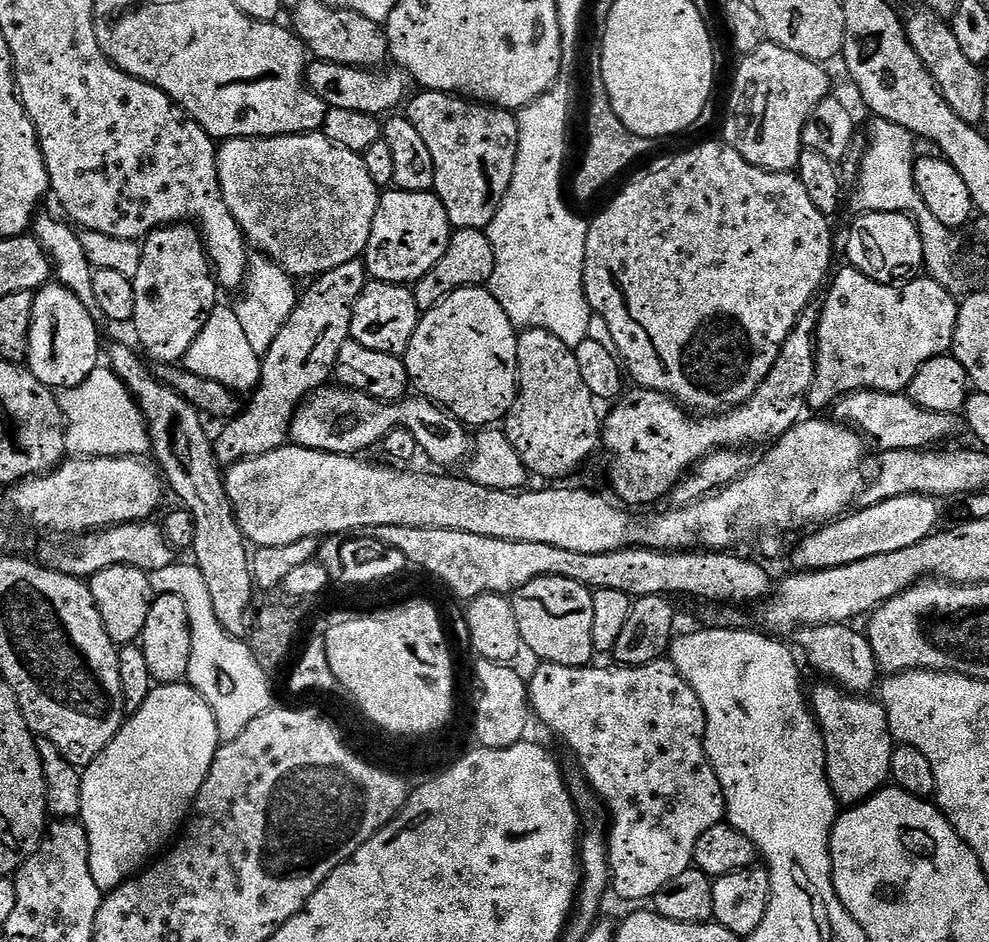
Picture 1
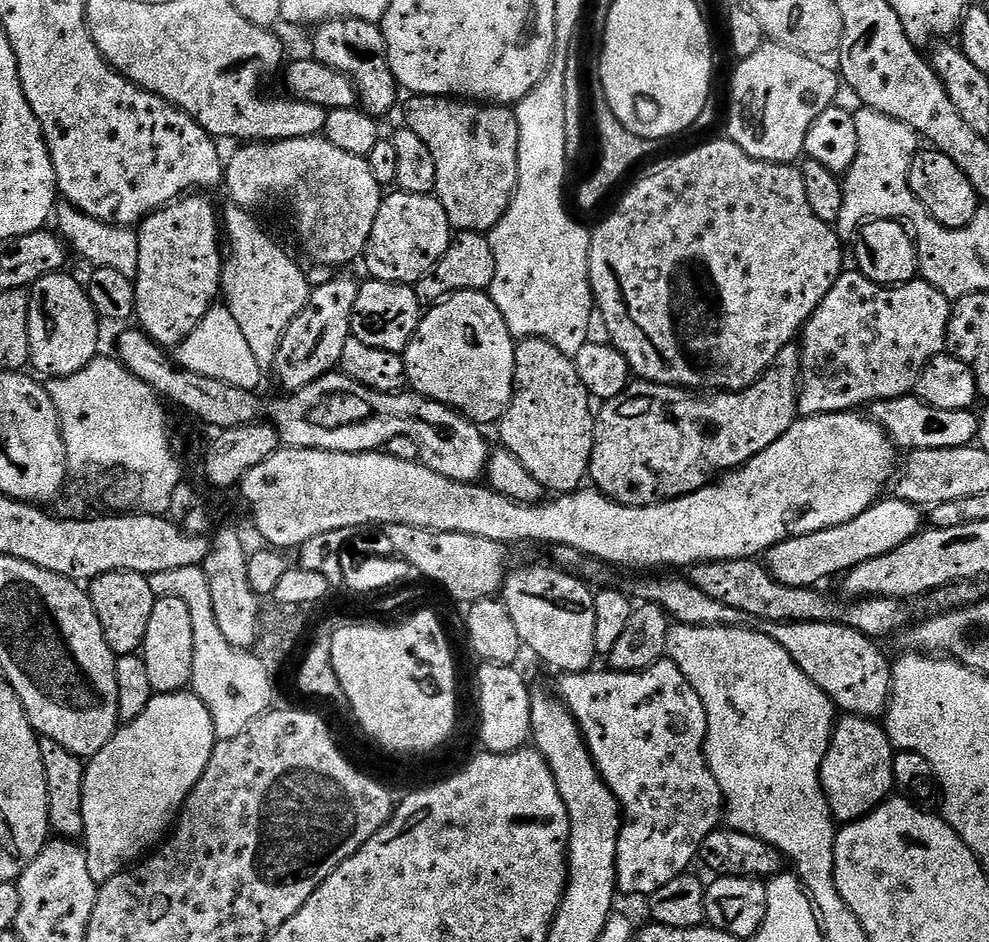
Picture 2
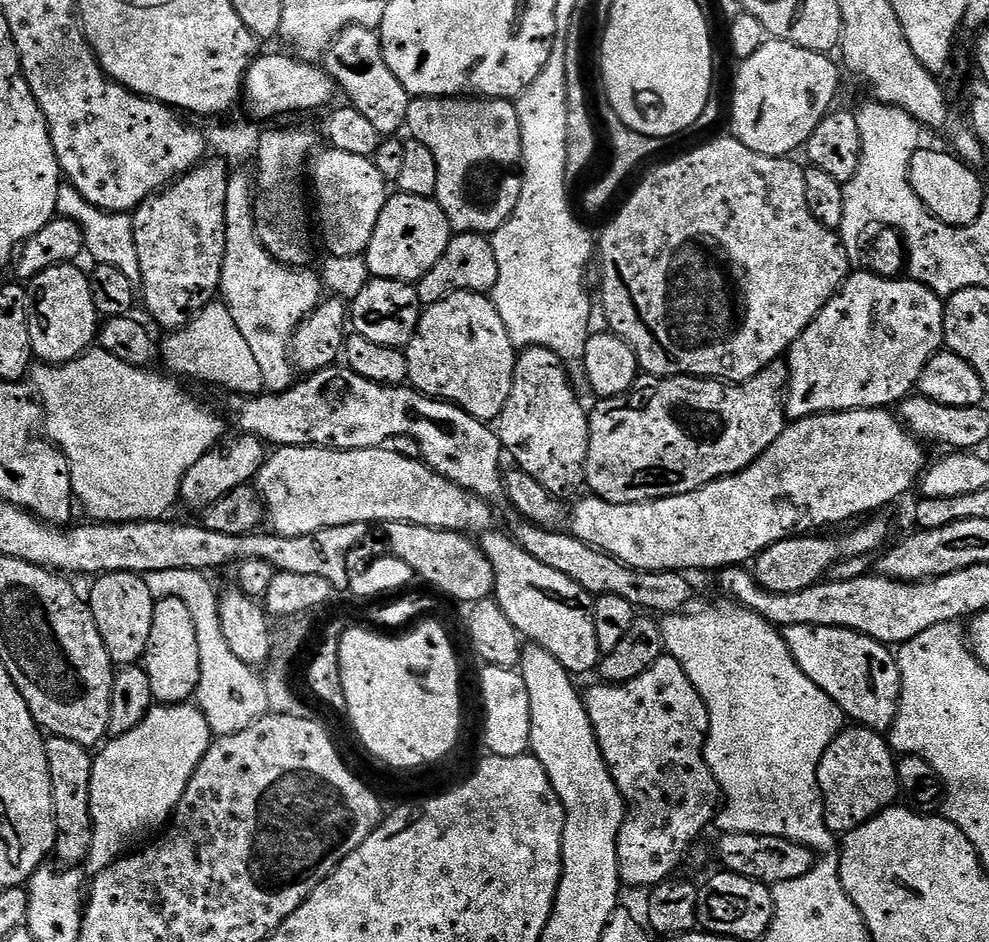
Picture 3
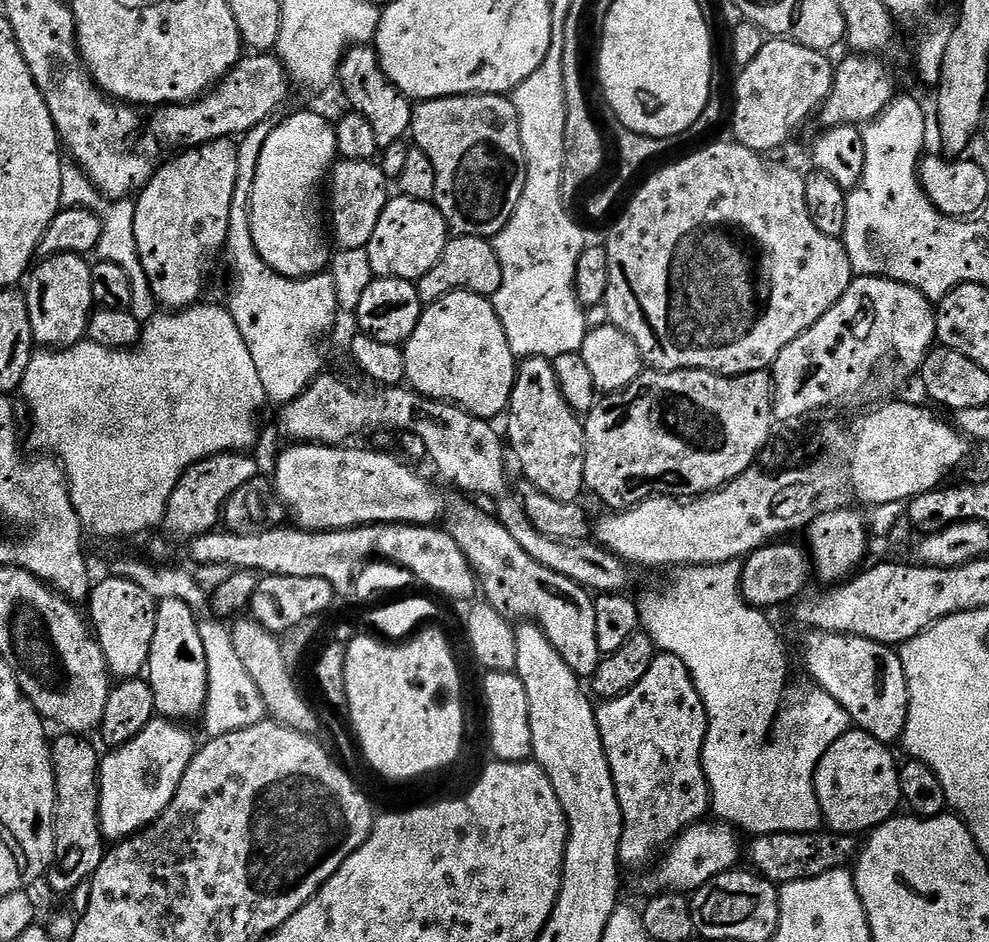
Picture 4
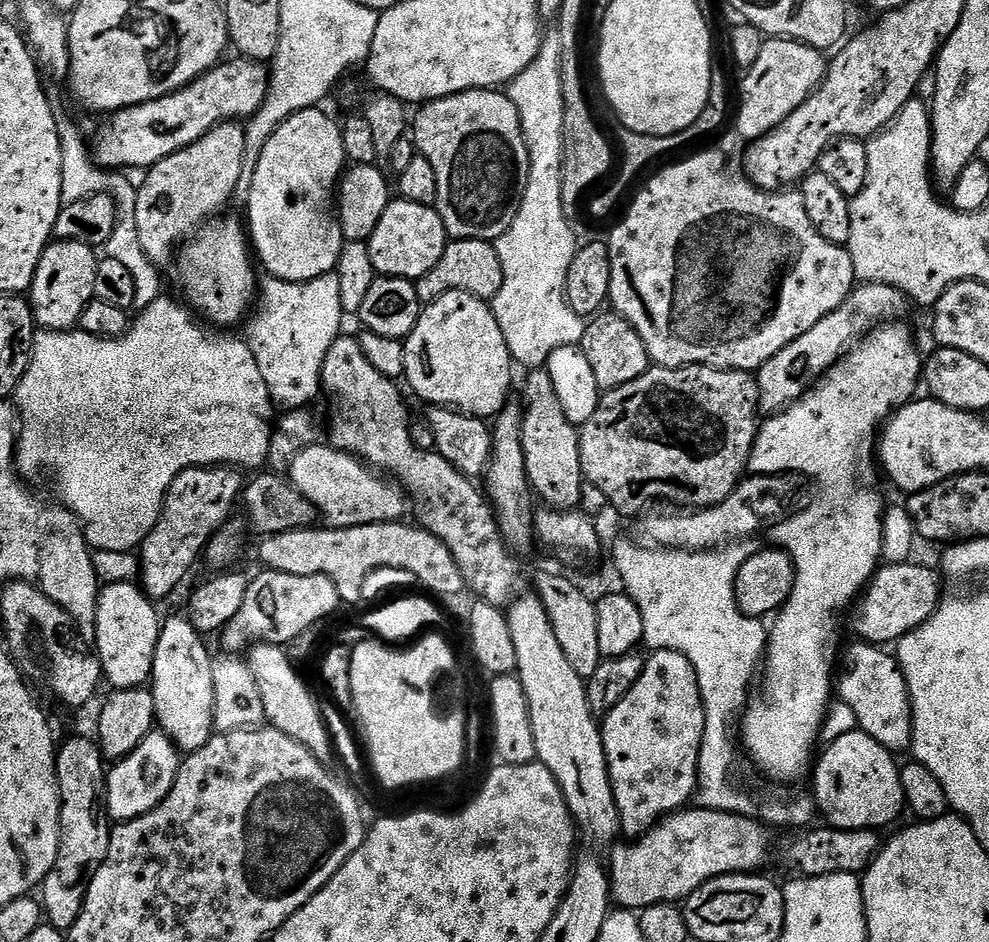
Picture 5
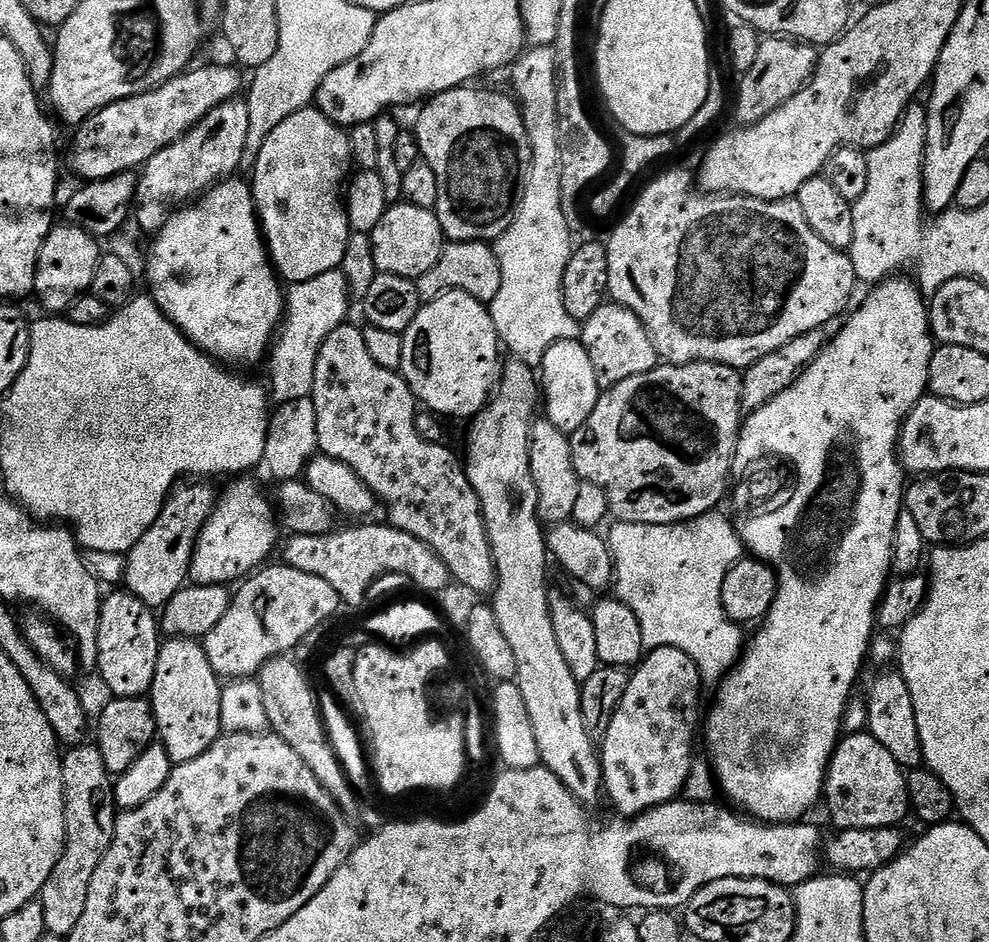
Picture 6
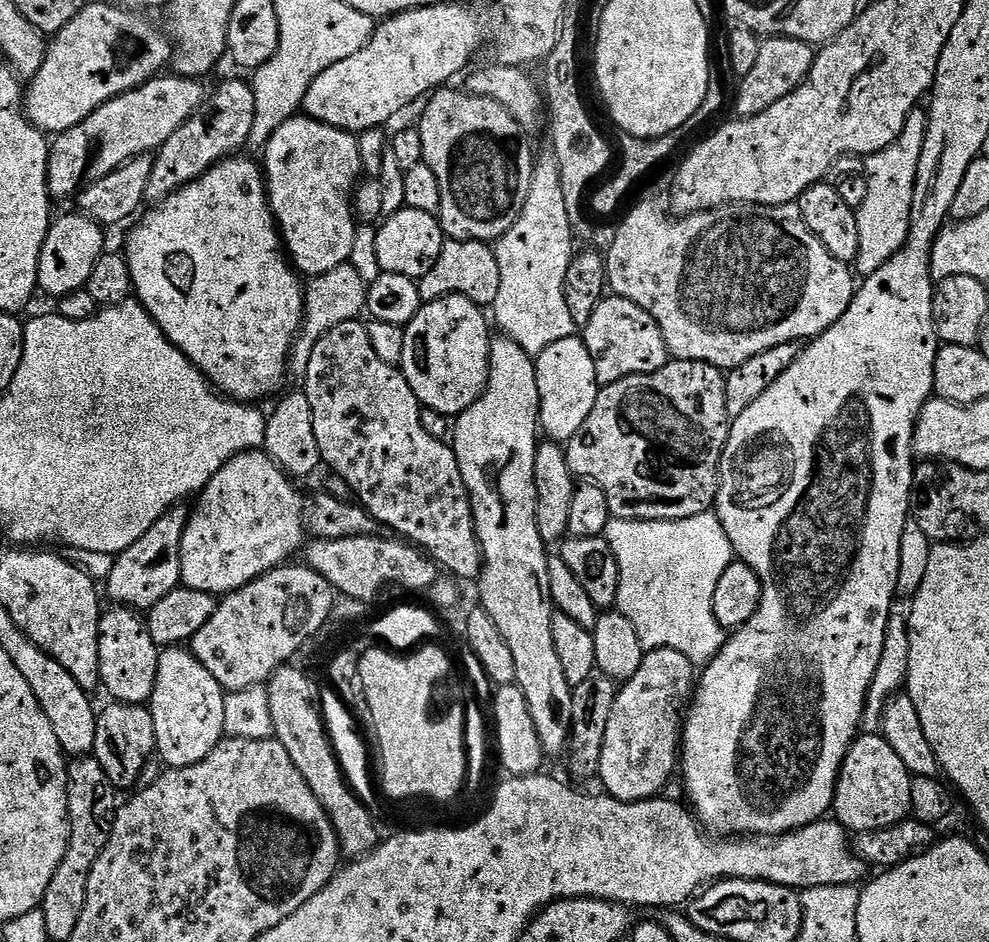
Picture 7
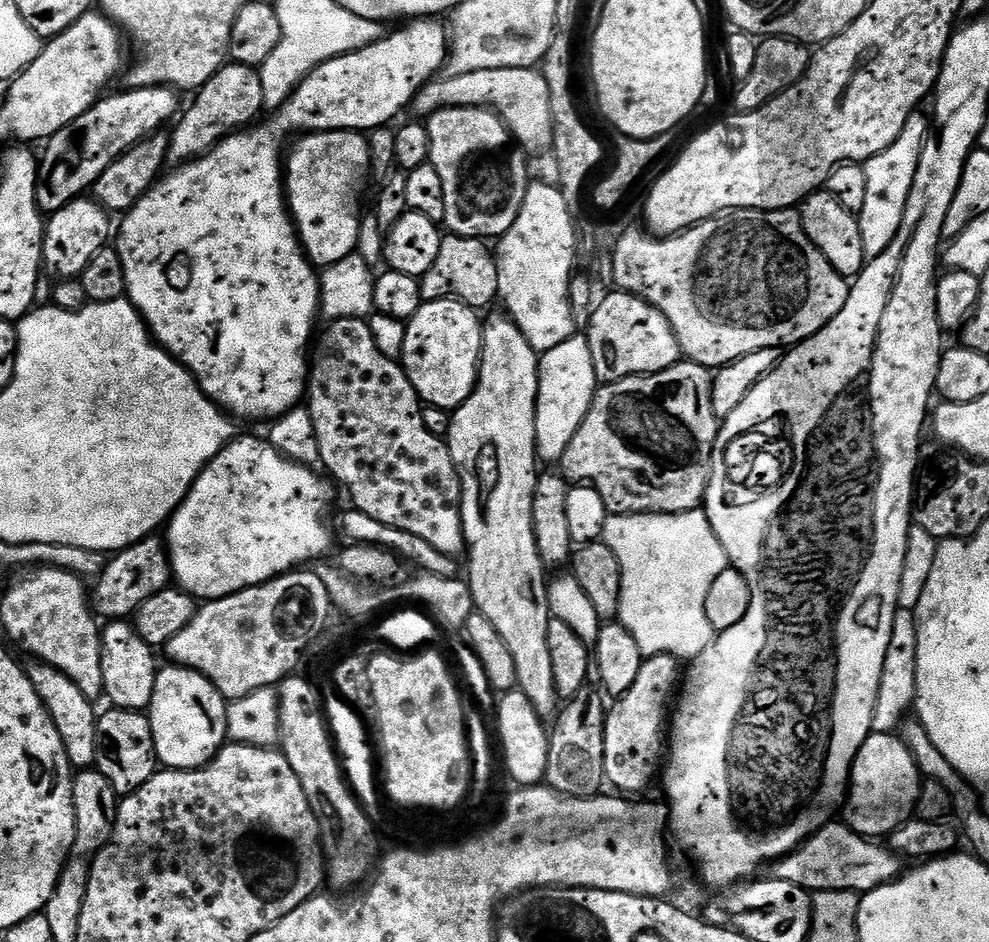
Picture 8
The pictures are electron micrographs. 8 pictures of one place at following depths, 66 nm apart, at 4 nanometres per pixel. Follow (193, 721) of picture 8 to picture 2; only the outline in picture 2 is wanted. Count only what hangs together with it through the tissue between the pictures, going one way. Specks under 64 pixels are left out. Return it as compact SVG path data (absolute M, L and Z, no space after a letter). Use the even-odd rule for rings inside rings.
M161 596L154 602L142 655L153 693L178 692L191 685L194 670L194 626L190 626L190 610L186 610L186 602L182 602L182 598Z

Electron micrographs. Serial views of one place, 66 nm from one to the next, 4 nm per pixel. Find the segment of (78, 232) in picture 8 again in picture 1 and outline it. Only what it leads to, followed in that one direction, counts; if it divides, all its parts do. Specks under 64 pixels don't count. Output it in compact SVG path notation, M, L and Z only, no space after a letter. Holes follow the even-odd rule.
M49 282L35 293L26 367L38 382L53 390L73 388L97 368L102 360L102 348L100 352L100 332L95 319L93 309L82 306L78 294L58 282Z

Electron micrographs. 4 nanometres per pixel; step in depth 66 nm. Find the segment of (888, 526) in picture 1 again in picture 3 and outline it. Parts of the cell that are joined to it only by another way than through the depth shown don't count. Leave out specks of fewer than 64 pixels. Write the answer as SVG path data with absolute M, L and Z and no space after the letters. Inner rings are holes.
M880 518L869 519L864 522L869 524L846 533L841 538L840 544L836 540L823 540L820 537L823 535L820 534L805 534L770 546L755 557L754 575L757 582L760 583L761 588L770 590L774 594L794 594L798 590L806 590L810 586L821 583L831 573L828 571L839 562L840 552L848 560L854 559L855 556L868 556L871 552L879 553L889 543L888 524L884 520L876 519Z

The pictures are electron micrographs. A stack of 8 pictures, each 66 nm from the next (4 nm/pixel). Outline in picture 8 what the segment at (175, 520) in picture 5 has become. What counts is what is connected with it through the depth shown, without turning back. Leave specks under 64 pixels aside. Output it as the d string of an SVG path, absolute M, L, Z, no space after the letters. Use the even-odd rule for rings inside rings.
M149 538L131 544L129 548L115 553L105 563L103 572L95 581L96 589L90 592L90 603L97 617L108 622L120 622L135 617L136 611L163 588L169 587L173 579L172 564L168 561L168 549L163 539Z

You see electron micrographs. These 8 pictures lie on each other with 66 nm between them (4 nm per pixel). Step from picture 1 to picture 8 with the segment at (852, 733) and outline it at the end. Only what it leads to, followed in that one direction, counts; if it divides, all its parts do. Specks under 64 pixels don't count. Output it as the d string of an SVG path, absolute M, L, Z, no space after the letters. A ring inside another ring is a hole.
M873 731L852 763L850 791L846 796L849 828L865 838L884 838L915 813L922 773L914 754L899 735Z

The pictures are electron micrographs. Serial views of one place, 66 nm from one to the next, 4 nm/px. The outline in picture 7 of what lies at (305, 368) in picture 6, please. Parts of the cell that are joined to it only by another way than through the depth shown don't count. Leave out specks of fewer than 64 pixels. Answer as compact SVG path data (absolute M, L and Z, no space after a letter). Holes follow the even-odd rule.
M349 262L330 270L321 276L313 276L307 281L304 290L304 318L302 331L292 345L291 359L306 362L322 334L330 334L334 326L342 326L342 322L357 319L365 311L368 303L369 281Z

